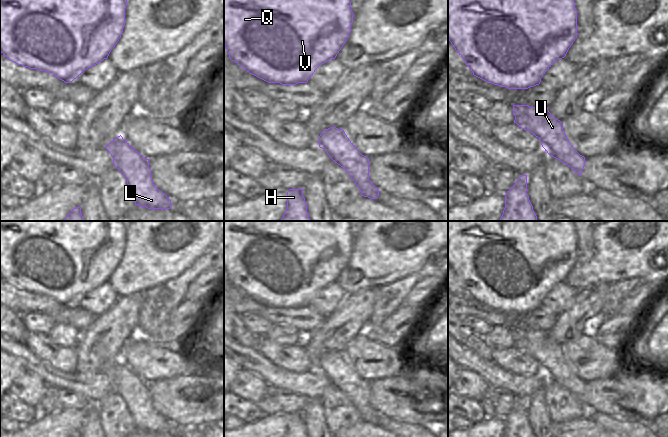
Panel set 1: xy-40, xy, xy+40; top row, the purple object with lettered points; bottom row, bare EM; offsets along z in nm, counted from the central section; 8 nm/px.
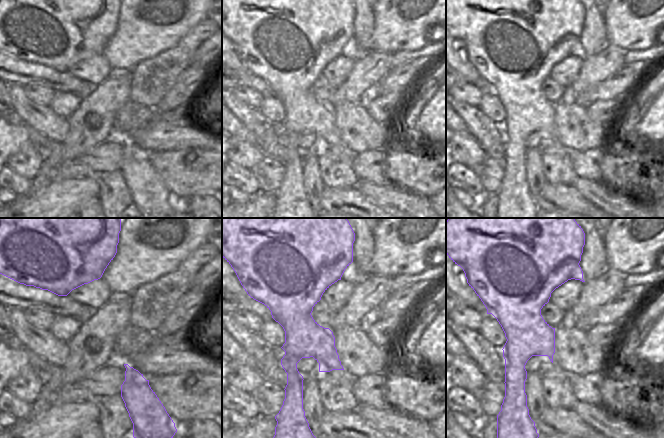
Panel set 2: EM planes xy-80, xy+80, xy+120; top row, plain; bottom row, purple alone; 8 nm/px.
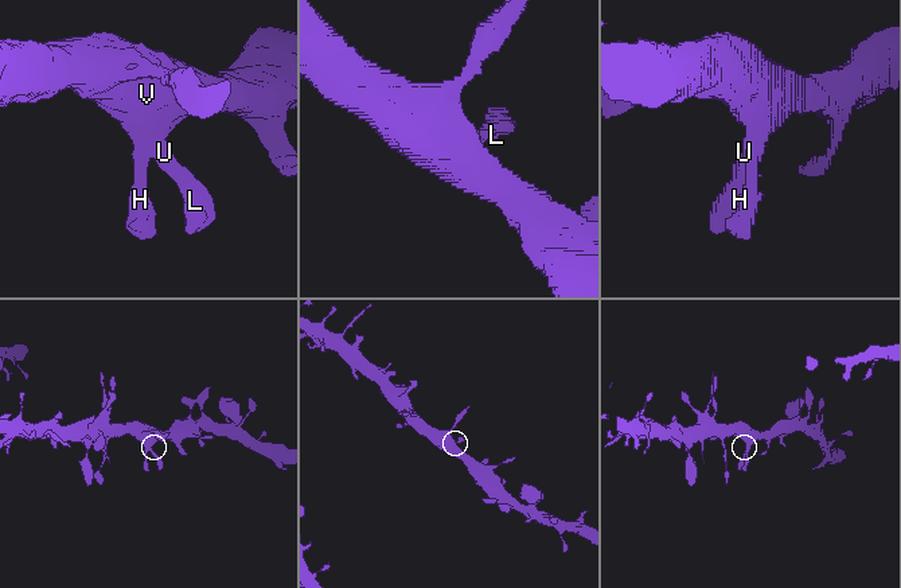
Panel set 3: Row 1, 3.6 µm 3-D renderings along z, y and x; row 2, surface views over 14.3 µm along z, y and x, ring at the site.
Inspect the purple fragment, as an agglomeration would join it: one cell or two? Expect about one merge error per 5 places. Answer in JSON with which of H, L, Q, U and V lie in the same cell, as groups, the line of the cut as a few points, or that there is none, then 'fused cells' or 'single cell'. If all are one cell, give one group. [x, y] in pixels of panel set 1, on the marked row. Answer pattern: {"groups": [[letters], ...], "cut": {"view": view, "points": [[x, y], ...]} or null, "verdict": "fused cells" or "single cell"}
{"groups": [["H", "L", "Q", "U", "V"]], "cut": null, "verdict": "single cell"}

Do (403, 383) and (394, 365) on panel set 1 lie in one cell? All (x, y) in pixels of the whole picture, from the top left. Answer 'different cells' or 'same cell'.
different cells

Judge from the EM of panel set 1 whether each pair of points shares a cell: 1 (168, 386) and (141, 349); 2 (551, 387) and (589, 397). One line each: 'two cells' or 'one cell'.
1: two cells
2: two cells

